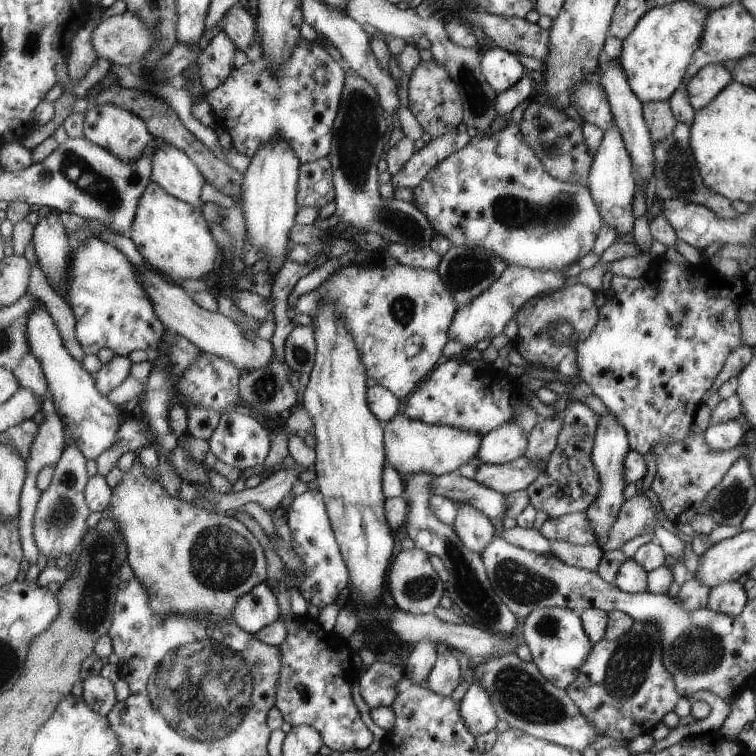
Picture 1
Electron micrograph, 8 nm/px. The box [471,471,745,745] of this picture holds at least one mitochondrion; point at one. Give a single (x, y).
(518, 692)

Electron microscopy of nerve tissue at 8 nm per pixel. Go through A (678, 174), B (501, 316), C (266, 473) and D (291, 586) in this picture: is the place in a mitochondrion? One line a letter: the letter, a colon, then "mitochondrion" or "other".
A: mitochondrion
B: other
C: other
D: other

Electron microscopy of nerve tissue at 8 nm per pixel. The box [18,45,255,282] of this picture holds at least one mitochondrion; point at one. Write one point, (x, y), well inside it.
(104, 193)

